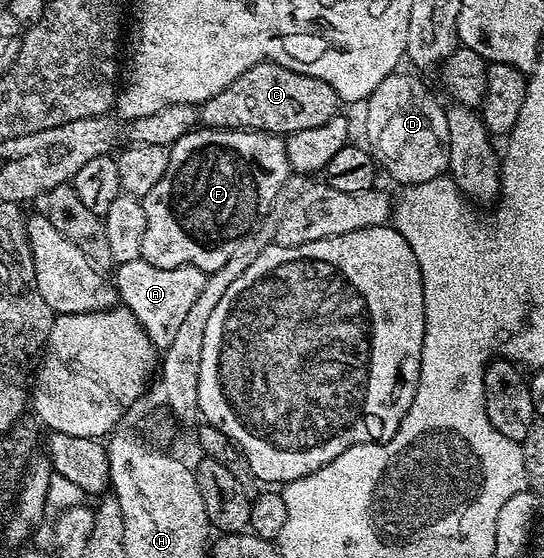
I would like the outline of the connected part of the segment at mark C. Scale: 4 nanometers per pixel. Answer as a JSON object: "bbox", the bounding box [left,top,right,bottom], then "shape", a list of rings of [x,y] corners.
{"bbox":[198,62,340,134],"shape":[[[265,62],[253,65],[240,74],[220,94],[203,100],[198,108],[199,121],[208,128],[229,128],[231,130],[245,130],[247,132],[273,132],[275,134],[289,134],[296,130],[312,130],[312,126],[324,126],[328,118],[339,115],[340,101],[336,90],[328,86],[320,78],[300,74],[296,70],[286,69],[282,65]]]}

